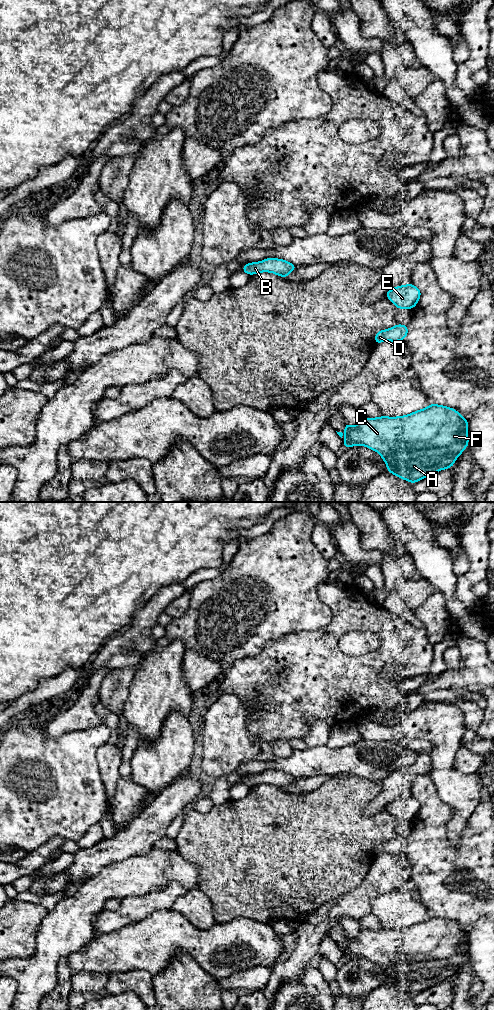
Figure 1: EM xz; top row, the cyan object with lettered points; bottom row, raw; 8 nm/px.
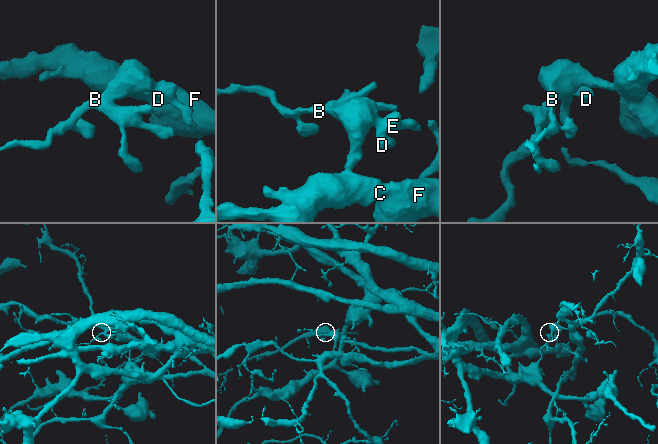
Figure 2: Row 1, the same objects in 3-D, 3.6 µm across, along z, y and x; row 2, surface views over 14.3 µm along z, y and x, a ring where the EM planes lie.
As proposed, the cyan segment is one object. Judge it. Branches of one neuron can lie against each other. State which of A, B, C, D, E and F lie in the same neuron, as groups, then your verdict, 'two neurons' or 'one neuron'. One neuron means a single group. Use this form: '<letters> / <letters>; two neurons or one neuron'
A B C D E F; one neuron

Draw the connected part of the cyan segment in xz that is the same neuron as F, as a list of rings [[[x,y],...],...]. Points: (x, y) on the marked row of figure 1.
[[[431,404],[406,416],[379,418],[360,418],[356,426],[345,422],[347,440],[343,440],[344,448],[361,445],[378,452],[387,465],[387,471],[411,484],[420,481],[436,472],[451,468],[458,456],[466,449],[468,440],[468,421],[455,409]]]

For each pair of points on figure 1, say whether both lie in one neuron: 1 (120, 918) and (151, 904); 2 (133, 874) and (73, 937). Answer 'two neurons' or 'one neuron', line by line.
1: one neuron
2: one neuron

